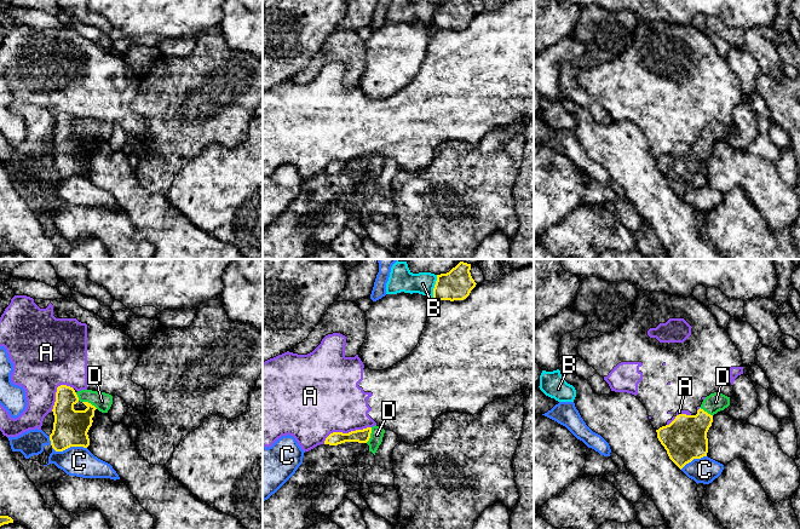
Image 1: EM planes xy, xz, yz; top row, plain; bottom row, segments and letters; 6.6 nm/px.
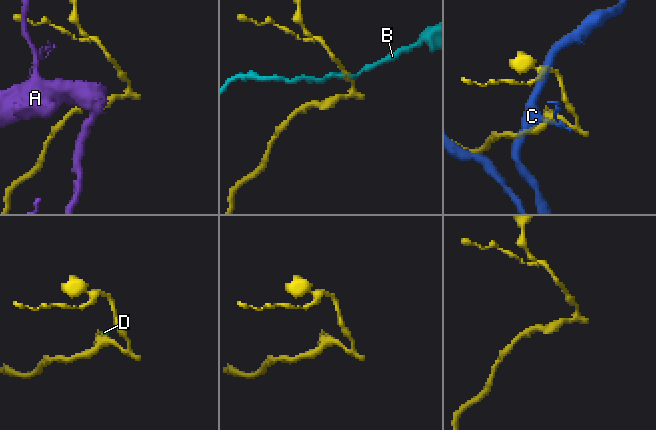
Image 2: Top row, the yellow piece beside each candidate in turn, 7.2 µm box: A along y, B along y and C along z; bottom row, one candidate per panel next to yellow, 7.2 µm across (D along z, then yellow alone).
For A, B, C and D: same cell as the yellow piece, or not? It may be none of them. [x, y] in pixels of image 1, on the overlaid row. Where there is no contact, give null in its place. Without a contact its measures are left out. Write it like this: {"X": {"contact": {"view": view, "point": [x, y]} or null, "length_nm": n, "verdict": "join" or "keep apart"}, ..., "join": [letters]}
{"A": {"contact": {"view": "xz", "point": [345, 433]}, "length_nm": 340, "verdict": "keep apart"}, "B": {"contact": {"view": "xz", "point": [435, 286]}, "length_nm": 160, "verdict": "keep apart"}, "C": {"contact": {"view": "xy", "point": [69, 447]}, "length_nm": 240, "verdict": "keep apart"}, "D": {"contact": {"view": "xz", "point": [369, 435]}, "length_nm": 110, "verdict": "join"}, "join": ["D"]}

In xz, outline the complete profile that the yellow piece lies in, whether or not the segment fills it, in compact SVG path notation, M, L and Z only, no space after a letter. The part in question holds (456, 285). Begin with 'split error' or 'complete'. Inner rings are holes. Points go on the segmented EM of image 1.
complete | M460 261L449 272L437 275L433 299L450 301L466 299L477 284L470 270L471 264Z

